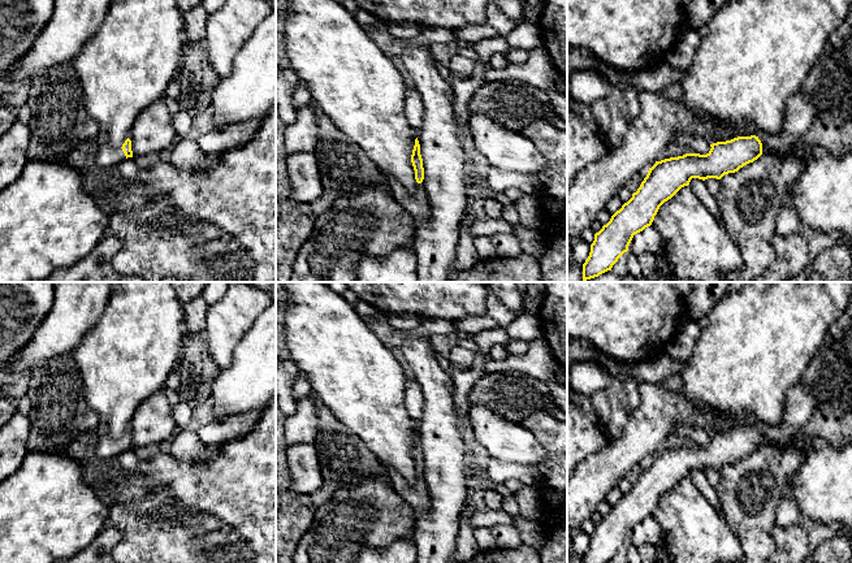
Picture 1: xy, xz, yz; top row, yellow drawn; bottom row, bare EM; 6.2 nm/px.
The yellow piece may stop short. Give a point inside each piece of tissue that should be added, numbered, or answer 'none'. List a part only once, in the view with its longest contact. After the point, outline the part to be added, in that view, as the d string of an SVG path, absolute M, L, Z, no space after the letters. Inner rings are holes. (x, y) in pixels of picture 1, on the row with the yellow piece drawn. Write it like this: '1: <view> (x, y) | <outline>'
1: yz (801, 112) | M797 92L787 101L786 120L782 130L775 134L760 134L758 139L771 155L784 155L792 148L818 118L818 111L814 100Z

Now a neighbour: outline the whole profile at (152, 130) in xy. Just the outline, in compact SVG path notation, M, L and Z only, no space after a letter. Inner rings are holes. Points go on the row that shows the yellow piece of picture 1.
M163 100L147 107L135 118L130 129L133 156L161 153L174 146L177 134L172 114Z

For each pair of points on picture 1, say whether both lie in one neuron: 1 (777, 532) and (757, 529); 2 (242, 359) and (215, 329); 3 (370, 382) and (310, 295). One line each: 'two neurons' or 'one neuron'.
1: two neurons
2: two neurons
3: one neuron

